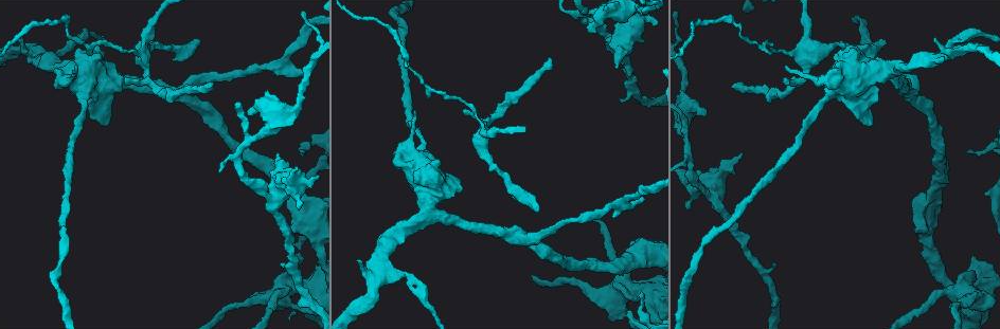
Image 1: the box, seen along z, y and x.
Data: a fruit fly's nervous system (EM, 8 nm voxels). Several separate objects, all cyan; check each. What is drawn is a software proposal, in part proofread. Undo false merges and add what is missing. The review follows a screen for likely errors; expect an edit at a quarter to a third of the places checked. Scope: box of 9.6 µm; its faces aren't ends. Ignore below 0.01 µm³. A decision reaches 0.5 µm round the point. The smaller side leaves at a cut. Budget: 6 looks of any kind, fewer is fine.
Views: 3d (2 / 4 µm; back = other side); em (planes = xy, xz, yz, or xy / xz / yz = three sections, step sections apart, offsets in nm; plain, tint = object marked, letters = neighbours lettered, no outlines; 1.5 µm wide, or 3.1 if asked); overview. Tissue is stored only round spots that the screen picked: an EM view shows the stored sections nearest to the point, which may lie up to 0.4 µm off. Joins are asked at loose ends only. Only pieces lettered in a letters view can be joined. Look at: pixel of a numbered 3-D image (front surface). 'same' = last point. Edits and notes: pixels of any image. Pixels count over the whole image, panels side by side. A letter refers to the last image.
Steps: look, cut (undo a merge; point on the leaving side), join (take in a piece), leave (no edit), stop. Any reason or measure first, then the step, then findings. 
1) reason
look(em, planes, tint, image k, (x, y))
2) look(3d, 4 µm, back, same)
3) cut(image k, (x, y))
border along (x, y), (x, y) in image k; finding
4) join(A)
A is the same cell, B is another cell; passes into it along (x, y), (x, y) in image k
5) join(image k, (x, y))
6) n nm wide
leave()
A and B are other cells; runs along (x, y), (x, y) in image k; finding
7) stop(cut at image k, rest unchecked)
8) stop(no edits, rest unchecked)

branch stops here
look(3d, 4 µm, image 1, (305, 152))

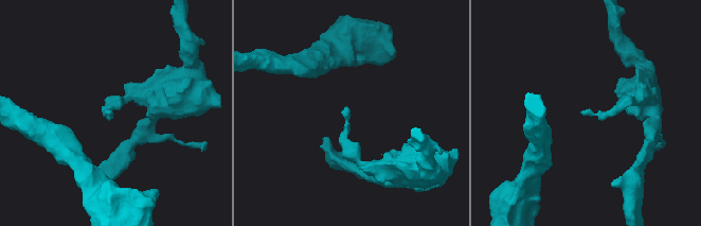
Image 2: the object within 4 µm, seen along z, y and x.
need the tissue
look(em, planes, letters, image 2, (585, 111))

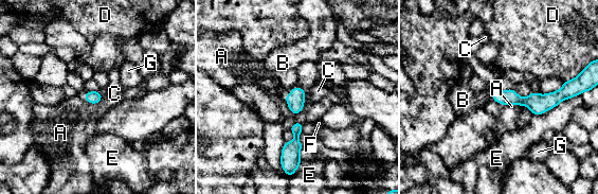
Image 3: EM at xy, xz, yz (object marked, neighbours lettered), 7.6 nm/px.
100 nm wide; E touches over 360 nm
leave()
A, B, C, D, E, F and G are other cells; none of them fits

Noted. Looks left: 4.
long arm stops here
look(em, planes, letters, image 1, (197, 43))

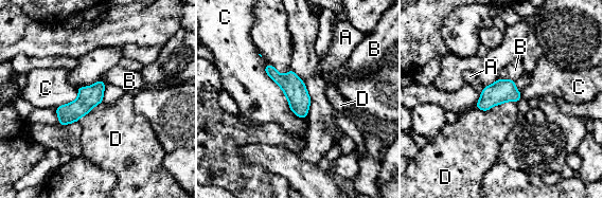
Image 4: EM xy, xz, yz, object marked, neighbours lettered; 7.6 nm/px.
leave()
A, B, C and D are other cells; no lettered piece goes on from it

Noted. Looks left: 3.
three arms meet
look(3d, 4 µm, image 1, (247, 143))

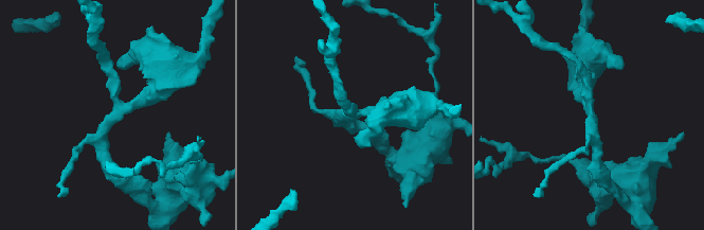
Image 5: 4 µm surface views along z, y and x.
look(em, xz, step 4, tint, image 5, (118, 115))

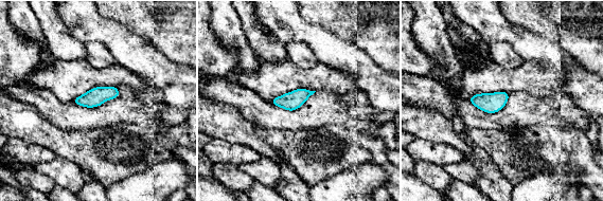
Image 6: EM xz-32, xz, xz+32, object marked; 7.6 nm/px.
look(em, planes, letters, same)

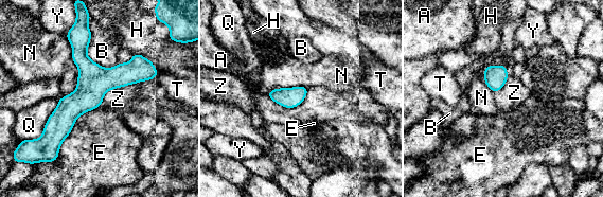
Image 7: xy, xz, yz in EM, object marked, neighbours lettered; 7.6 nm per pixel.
160 nm wide
leave()
A, B, E, H, N, Q, T, Y and Z are other cells; border along (148, 79), (109, 89), (102, 102) in image 7; one neuron here

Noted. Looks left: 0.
stop(no edits, rest unchecked)

